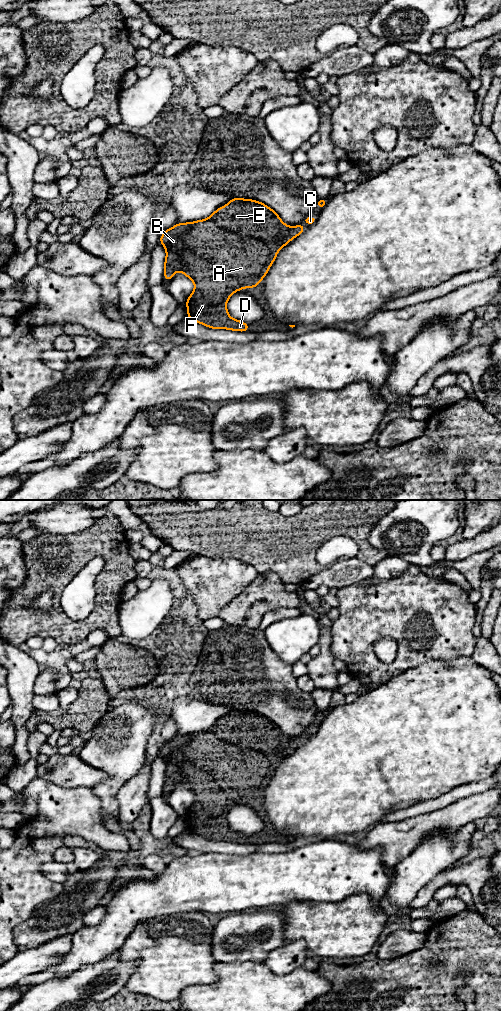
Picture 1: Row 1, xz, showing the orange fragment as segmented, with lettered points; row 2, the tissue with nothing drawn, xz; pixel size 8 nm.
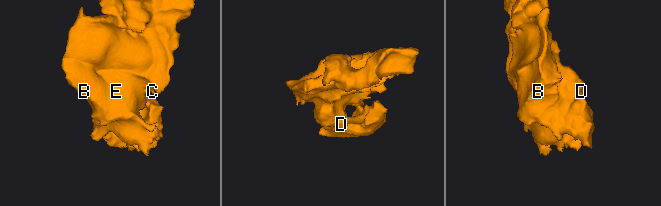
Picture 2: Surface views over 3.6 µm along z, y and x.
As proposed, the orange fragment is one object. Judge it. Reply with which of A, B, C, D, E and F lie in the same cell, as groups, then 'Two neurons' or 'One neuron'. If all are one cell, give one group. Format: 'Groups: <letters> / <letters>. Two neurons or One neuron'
Groups: A B C D E F. One neuron

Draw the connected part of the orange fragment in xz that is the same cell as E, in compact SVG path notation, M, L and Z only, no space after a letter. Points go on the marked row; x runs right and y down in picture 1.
M231 198L208 218L176 223L163 232L159 242L166 251L164 279L168 281L176 272L182 272L194 283L194 290L185 303L189 320L211 329L248 331L247 323L229 315L228 300L237 291L256 288L267 275L278 252L304 231L302 224L285 224L263 202Z

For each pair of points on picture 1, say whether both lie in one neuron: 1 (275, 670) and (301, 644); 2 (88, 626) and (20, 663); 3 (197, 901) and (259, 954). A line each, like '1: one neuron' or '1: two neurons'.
1: two neurons
2: two neurons
3: two neurons

